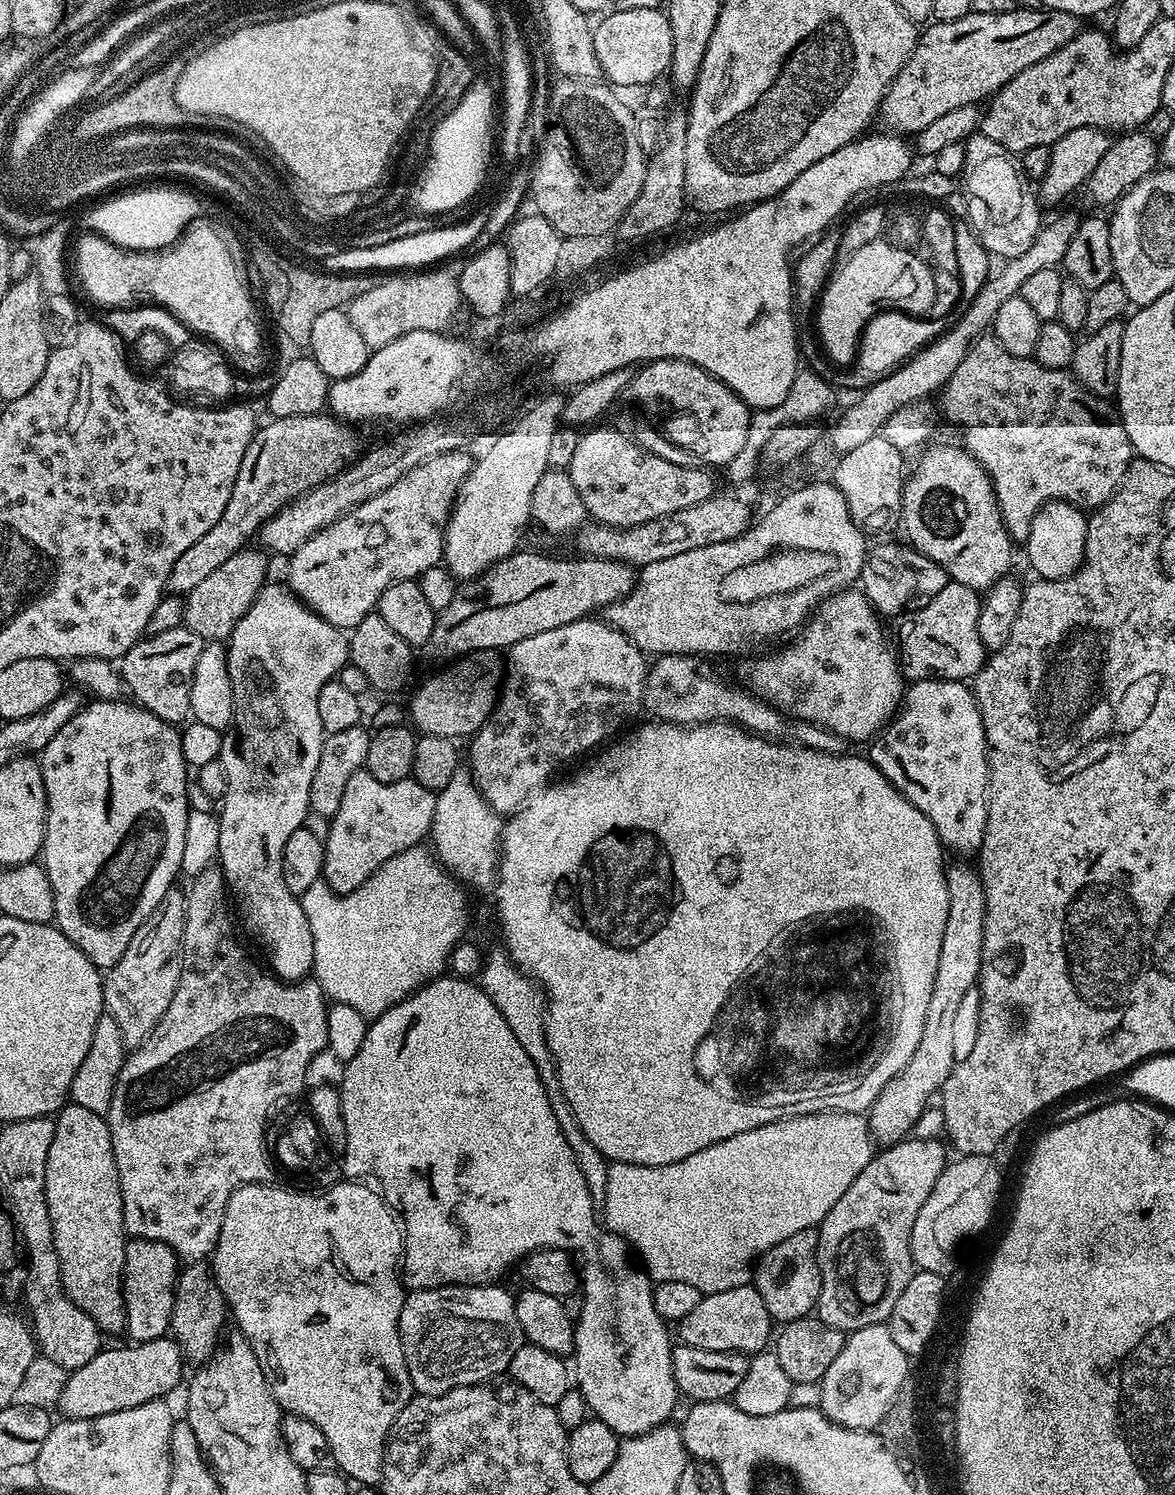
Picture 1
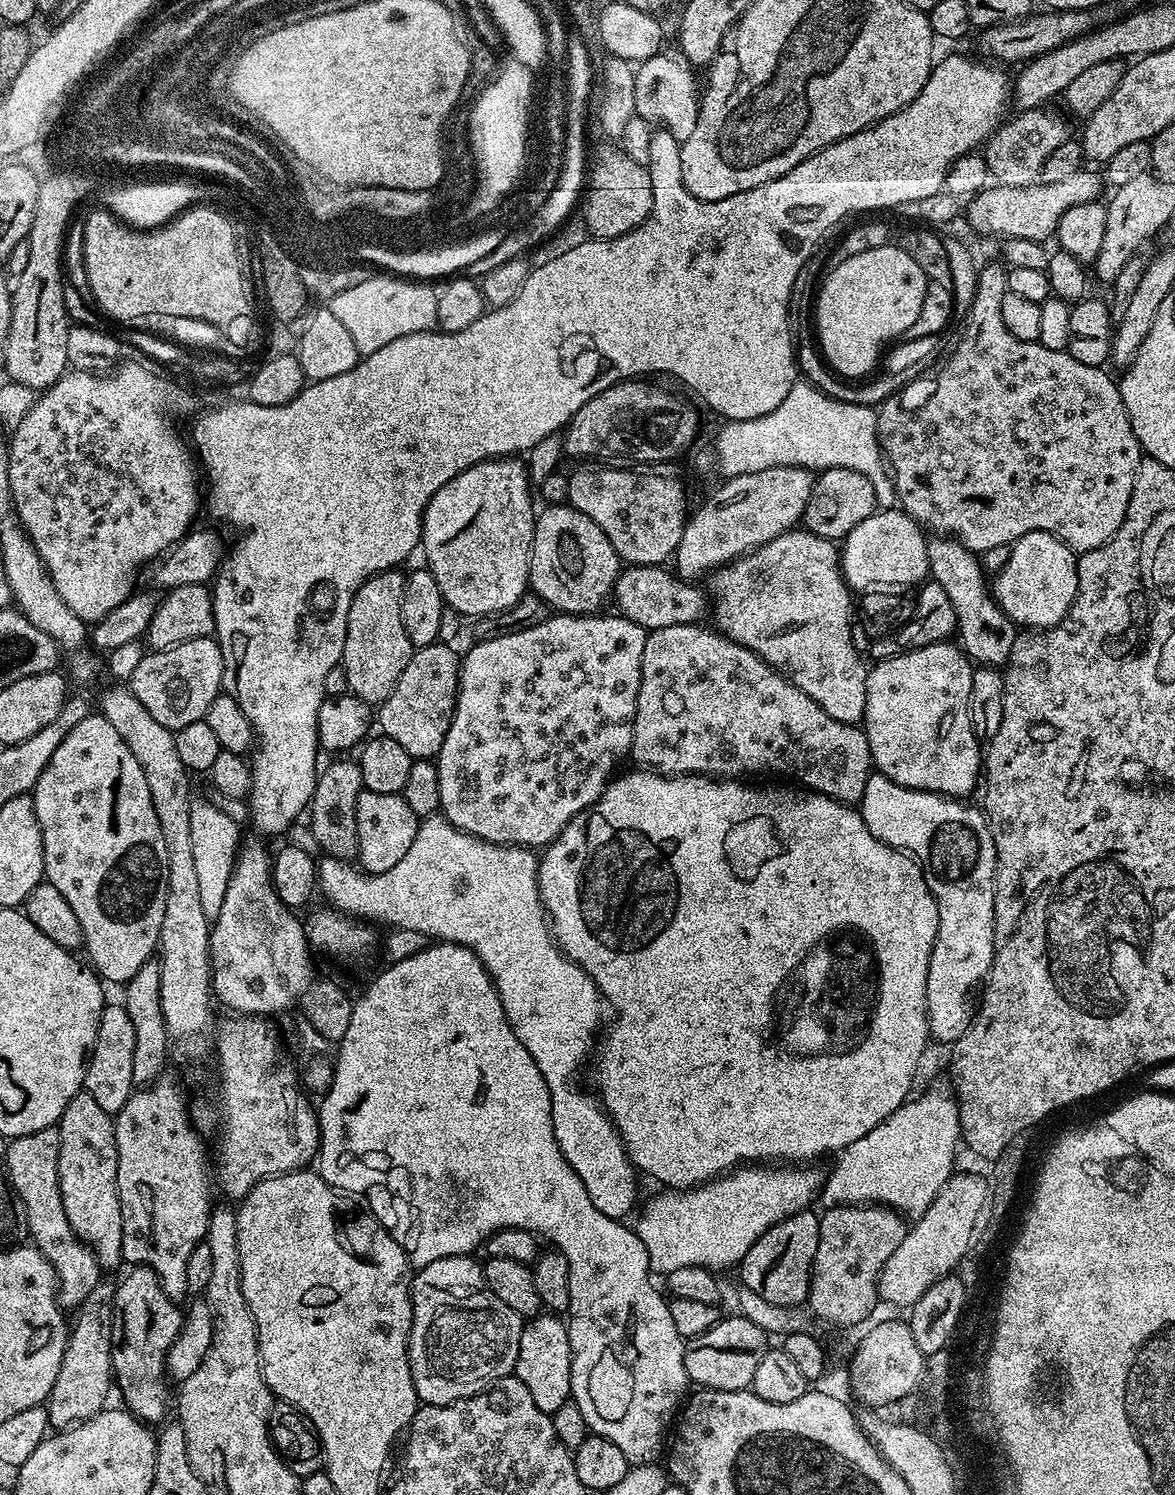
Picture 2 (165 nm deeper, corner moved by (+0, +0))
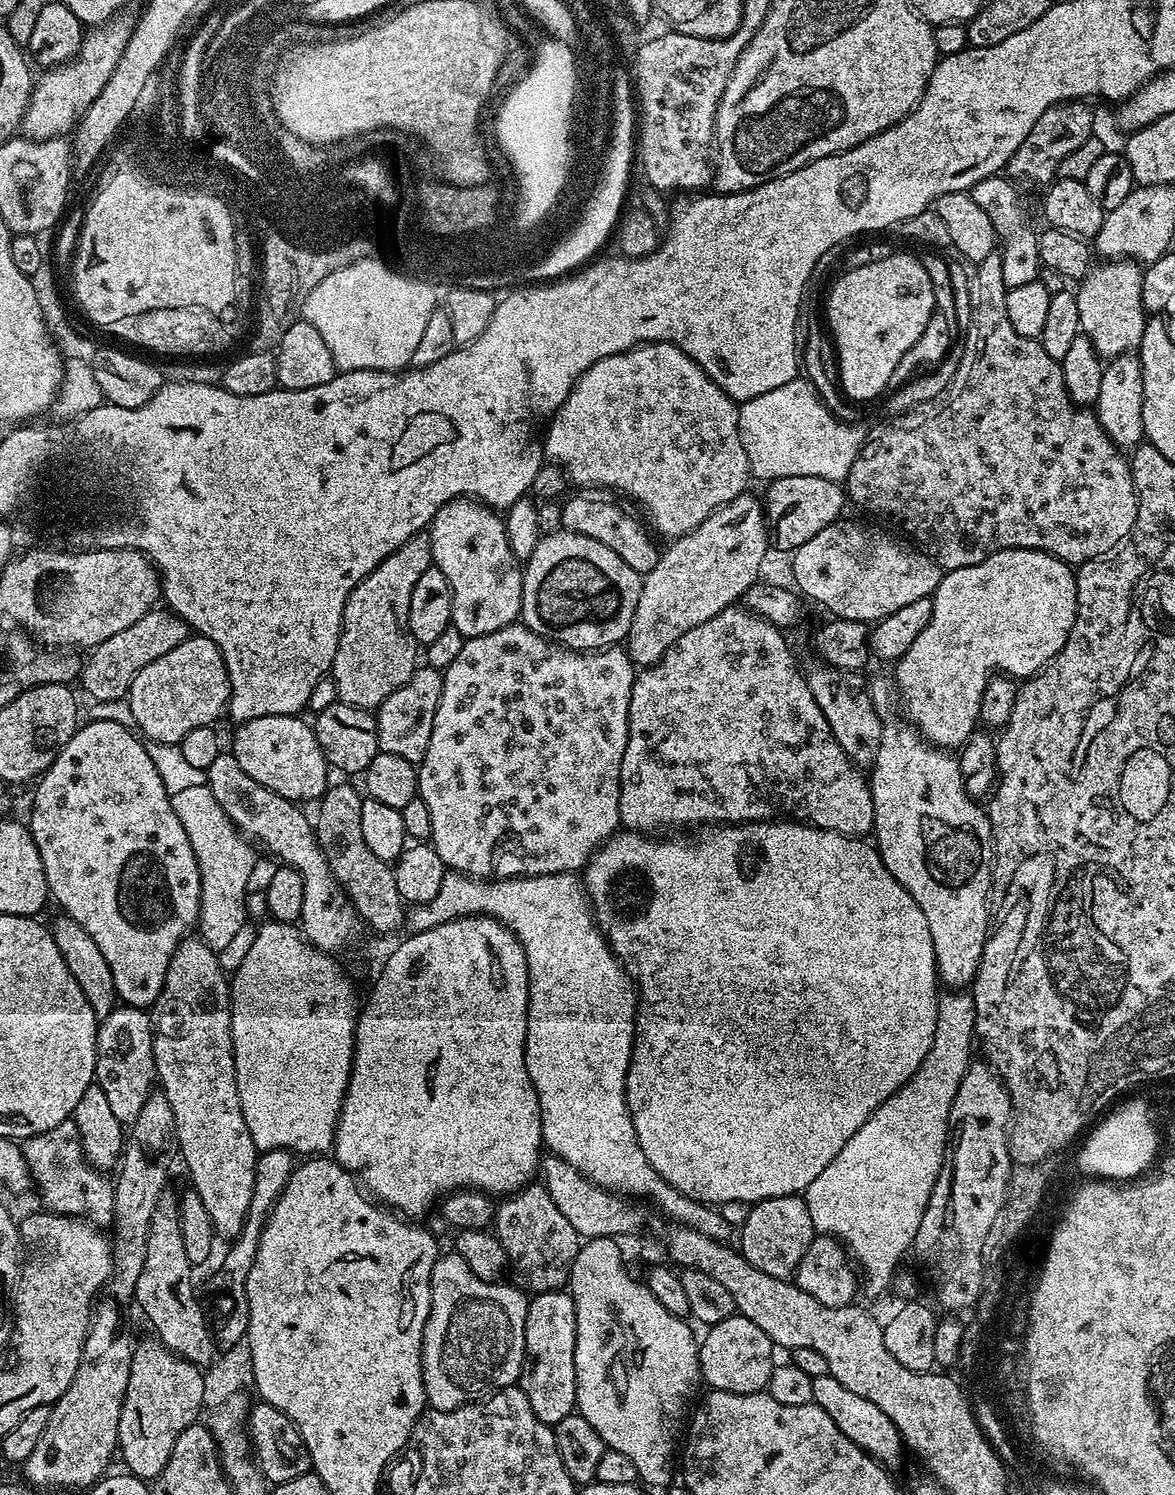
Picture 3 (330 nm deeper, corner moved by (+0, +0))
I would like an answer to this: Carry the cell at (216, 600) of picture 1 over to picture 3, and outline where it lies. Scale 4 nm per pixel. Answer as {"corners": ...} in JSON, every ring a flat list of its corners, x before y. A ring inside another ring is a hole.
{"corners":[[153,610,142,614,142,618,134,622,134,626,126,626,126,630,114,634,114,638,106,638,106,642,97,644,87,653,88,660,86,656,78,677,79,683,84,683,84,688,93,696,91,698,93,701,123,700,127,697,128,688,134,682,134,678,138,678,138,670,142,670,142,666,150,666,150,662,162,658,162,654,168,653,169,650,174,650,174,646,188,639,189,635,190,629,187,622,179,620,167,610]]}

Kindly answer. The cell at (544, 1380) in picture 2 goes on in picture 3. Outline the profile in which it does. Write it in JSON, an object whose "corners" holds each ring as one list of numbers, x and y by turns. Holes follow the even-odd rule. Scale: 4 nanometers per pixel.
{"corners":[[538,1292,528,1301,526,1334,524,1335,524,1366,518,1386,530,1398,530,1410,542,1422,556,1425,562,1418,573,1415,576,1407,576,1311,571,1292]]}

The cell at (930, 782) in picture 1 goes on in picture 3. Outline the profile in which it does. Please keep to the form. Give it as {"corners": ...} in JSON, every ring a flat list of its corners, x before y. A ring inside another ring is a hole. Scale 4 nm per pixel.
{"corners":[[1033,548,998,550,974,566,962,566,945,571,930,599,932,601,932,613,930,614,930,622,926,622,926,630,922,630,922,634,918,634,918,638,914,638,910,650,906,650,906,654,902,654,899,660,895,661,894,688,899,699,900,696,904,699,905,713,903,712,903,715,917,728,921,736,929,744,941,750,956,750,968,741,970,733,977,731,982,690,986,690,986,682,990,677,1001,672,1003,675,1013,678,1031,678,1042,671,1060,653,1062,646,1066,646,1066,638,1076,621,1076,574,1063,560,1051,556,1049,552,1039,552]]}

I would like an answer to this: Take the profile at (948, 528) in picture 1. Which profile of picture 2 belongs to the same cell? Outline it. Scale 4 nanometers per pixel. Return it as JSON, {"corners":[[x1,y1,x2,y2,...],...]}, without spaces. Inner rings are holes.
{"corners":[[951,538,932,540,928,544,928,554,931,579,942,586,950,602,954,602,956,632,960,636,958,644,964,655,976,666,999,669,1007,665,1012,658,1018,628,1000,609,990,591,989,581,984,581,984,572,980,569,981,557,970,551,965,544]]}

